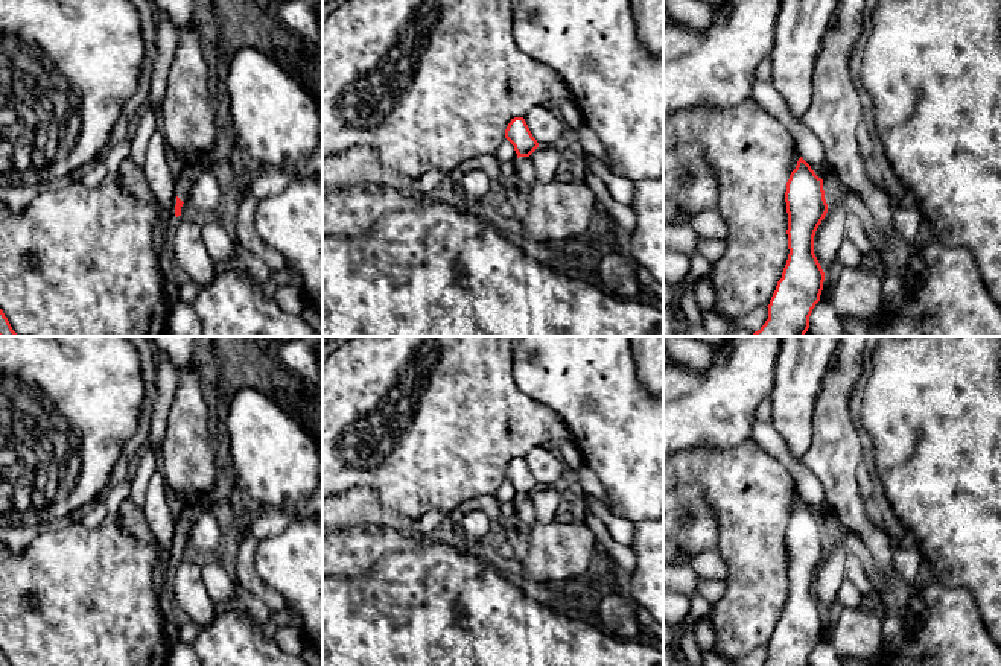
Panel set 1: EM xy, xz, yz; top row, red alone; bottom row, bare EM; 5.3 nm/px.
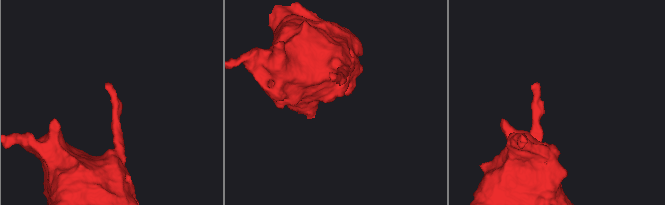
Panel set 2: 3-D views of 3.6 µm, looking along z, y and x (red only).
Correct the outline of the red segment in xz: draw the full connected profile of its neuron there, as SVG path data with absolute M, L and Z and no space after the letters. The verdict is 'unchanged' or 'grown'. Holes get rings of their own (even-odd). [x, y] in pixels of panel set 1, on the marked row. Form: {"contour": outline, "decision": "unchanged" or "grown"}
{"contour": "M523 117L511 119L505 129L505 138L514 146L517 158L529 157L539 147Z", "decision": "unchanged"}

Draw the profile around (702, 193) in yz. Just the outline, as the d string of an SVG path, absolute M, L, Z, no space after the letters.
M686 143L663 152L663 198L672 199L688 219L704 210L717 210L718 192L718 179L713 169L704 160L704 147L701 144ZM685 170L691 173L688 187L683 187L678 179Z

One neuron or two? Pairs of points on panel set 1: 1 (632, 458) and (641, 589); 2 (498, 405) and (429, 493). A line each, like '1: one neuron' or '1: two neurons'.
1: two neurons
2: one neuron

